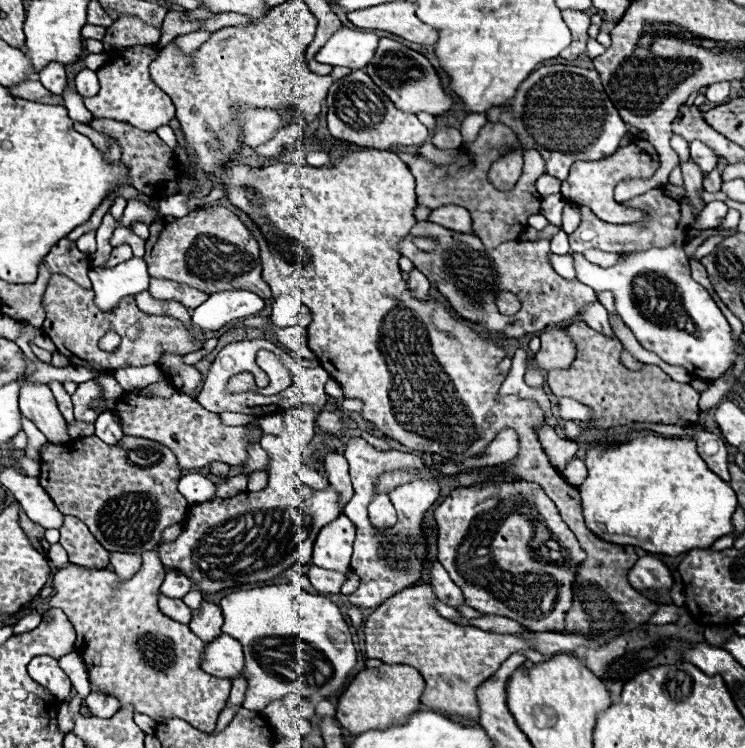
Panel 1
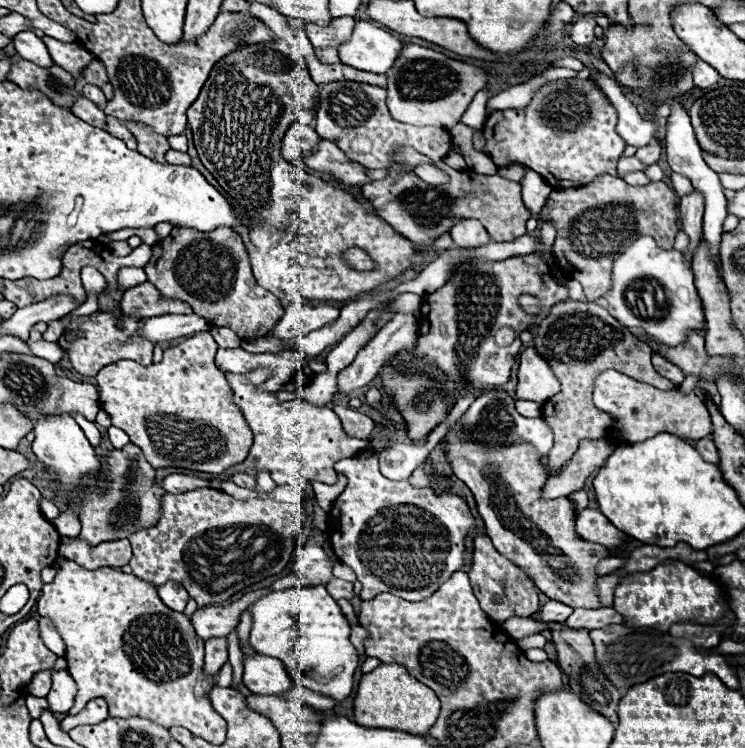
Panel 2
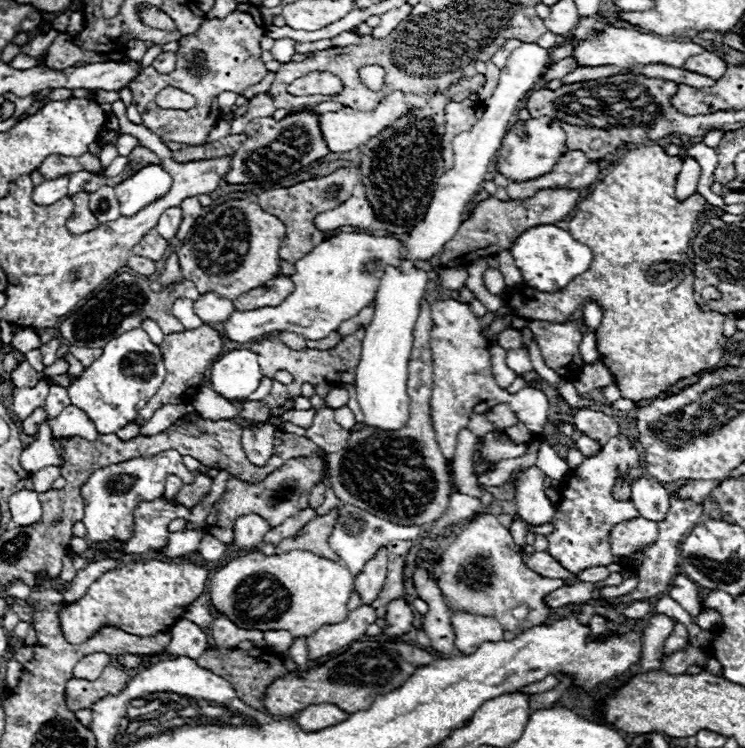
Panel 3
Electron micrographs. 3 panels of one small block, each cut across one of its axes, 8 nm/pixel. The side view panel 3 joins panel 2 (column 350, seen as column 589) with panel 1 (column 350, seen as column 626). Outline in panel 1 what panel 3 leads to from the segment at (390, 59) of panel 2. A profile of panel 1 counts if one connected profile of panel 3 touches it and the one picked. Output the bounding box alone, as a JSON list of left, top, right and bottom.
[314,28,378,70]

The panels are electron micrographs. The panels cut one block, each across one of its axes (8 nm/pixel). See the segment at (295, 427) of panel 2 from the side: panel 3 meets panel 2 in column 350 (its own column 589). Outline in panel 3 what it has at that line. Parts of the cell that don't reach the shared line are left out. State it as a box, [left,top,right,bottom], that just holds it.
[576,434,600,456]

